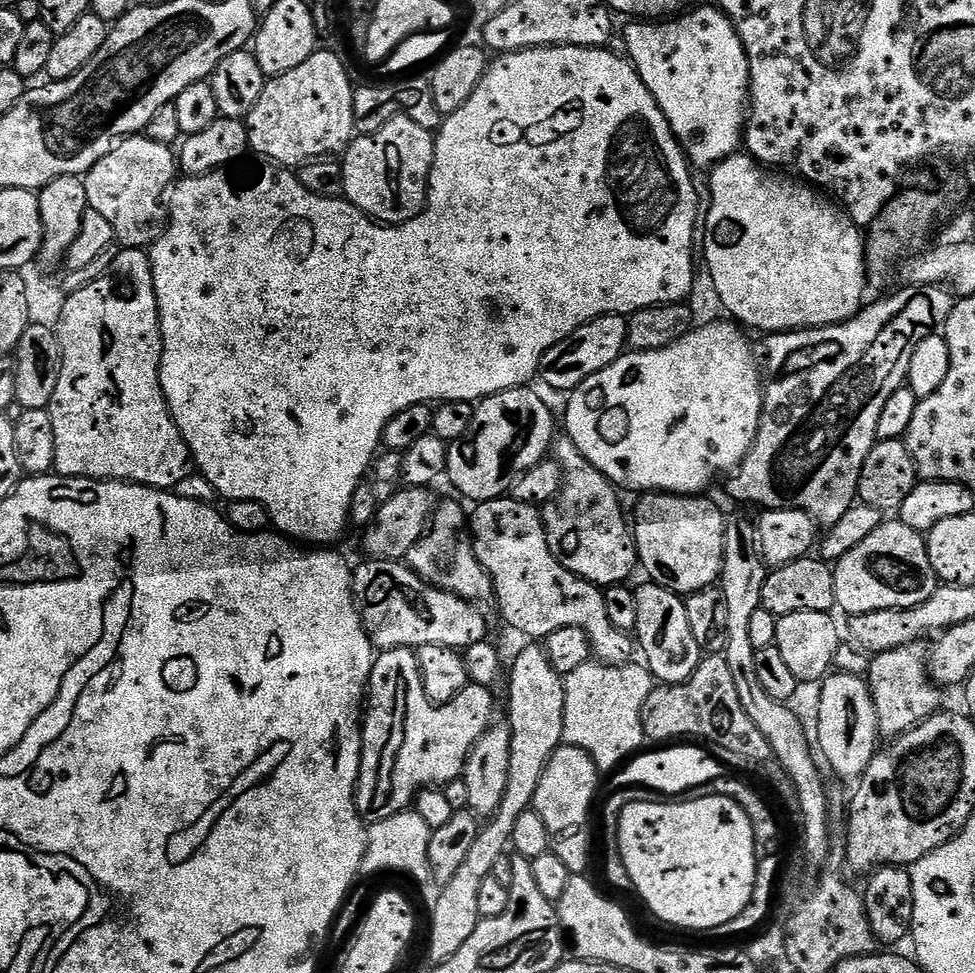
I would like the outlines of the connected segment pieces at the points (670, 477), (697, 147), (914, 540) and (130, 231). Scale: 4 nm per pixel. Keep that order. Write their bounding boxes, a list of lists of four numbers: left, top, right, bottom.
[[562,320,764,496],[624,6,750,170],[834,518,938,617],[83,134,178,249]]

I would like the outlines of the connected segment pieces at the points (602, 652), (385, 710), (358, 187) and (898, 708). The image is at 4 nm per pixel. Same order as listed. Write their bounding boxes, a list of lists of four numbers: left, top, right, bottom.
[[470,498,633,666],[356,648,496,826],[342,115,435,225],[866,642,941,737]]

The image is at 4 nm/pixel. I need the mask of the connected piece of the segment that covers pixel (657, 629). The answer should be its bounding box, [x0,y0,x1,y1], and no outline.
[634,583,702,684]

